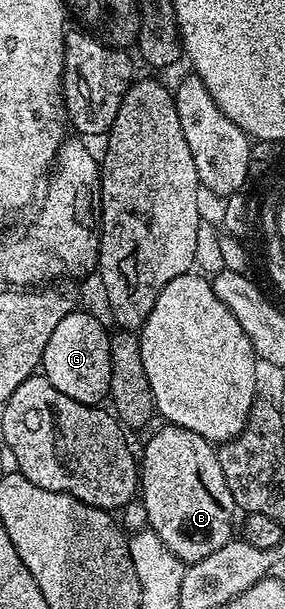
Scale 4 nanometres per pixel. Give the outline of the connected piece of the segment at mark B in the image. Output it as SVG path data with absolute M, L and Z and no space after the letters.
M161 424L161 427L150 436L145 442L145 451L139 454L139 498L146 506L148 529L158 534L159 539L170 548L182 562L188 564L190 562L198 562L203 560L203 556L211 556L211 552L223 548L223 544L227 544L235 534L235 518L233 522L233 514L238 513L235 500L231 496L231 488L227 488L227 479L223 476L223 468L219 468L219 456L217 455L217 446L208 442L203 436L199 436L199 432L191 432L187 428L179 428L178 426L170 426Z

